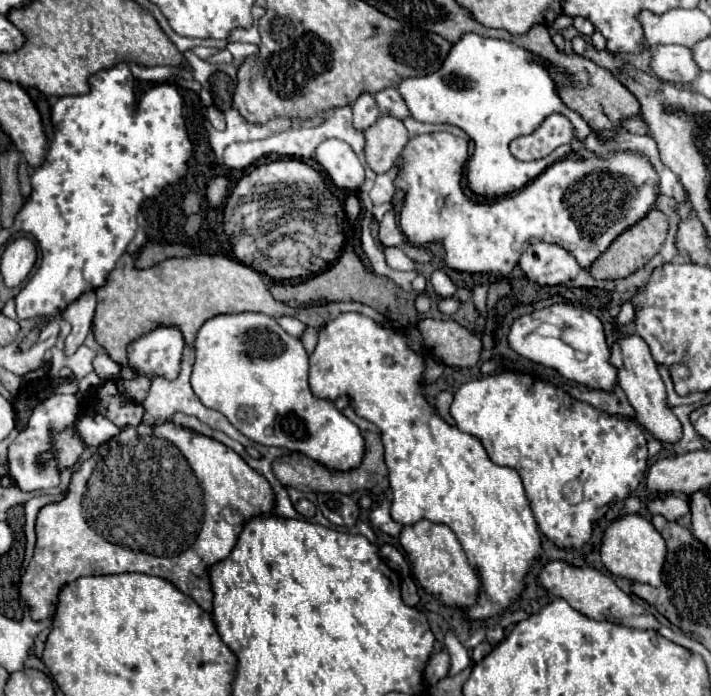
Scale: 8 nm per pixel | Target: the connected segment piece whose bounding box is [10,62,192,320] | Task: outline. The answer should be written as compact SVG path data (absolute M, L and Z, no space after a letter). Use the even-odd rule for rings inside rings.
M118 62L112 68L96 72L94 76L90 76L88 84L90 84L90 92L80 94L80 96L62 96L52 106L50 118L52 118L52 124L54 124L54 140L52 140L50 150L48 150L48 154L44 158L44 164L34 170L34 174L30 178L32 194L26 199L22 210L16 214L14 224L10 228L10 232L30 232L30 234L34 234L38 244L40 244L40 248L42 248L42 254L44 254L40 268L30 278L30 282L26 282L26 288L22 288L20 294L16 296L16 314L18 314L20 320L28 320L28 318L34 318L34 316L56 316L56 314L62 314L66 306L70 306L74 300L78 300L80 294L100 288L106 282L106 276L114 270L116 260L124 254L128 242L134 238L136 214L138 214L142 202L152 198L152 196L158 196L166 186L180 182L186 176L186 172L188 172L188 160L192 156L192 142L190 142L190 138L186 134L186 124L184 124L184 116L182 116L182 96L178 94L176 86L172 86L172 84L156 84L156 86L148 88L144 94L140 94L126 62Z

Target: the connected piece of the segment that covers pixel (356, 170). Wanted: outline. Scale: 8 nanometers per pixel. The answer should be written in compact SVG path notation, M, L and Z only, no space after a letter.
M326 140L316 150L318 164L328 172L338 188L358 192L364 184L364 166L352 148L342 140Z

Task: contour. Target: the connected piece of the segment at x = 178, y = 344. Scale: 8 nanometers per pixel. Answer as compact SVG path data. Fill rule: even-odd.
M158 326L128 346L128 364L146 376L178 378L186 342L178 326Z

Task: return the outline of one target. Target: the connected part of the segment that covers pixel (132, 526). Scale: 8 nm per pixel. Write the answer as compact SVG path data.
M174 422L154 426L140 424L138 428L126 426L72 472L62 500L46 504L38 512L36 550L20 578L20 598L30 608L32 620L44 620L54 614L60 588L80 576L142 572L170 580L200 608L210 612L212 590L206 568L224 560L240 534L236 526L224 522L220 516L224 506L236 508L244 520L256 514L270 514L274 508L272 488L268 480L250 468L234 450L192 428Z

